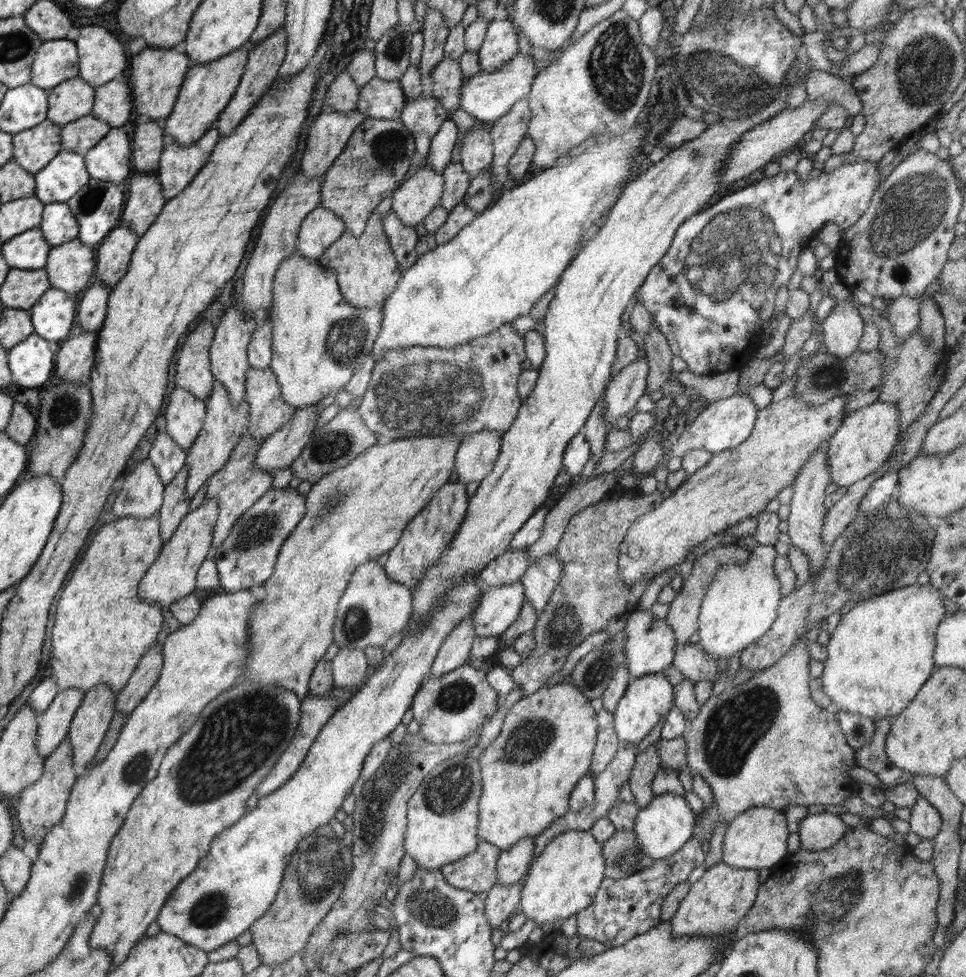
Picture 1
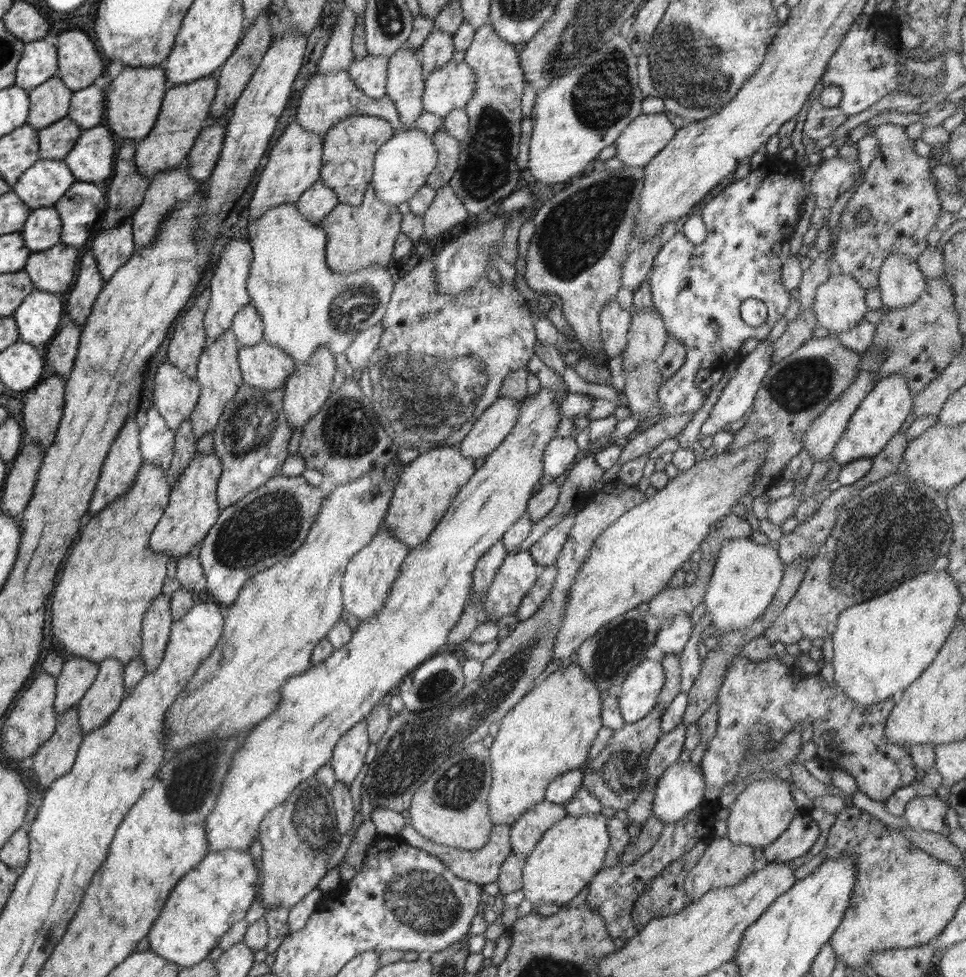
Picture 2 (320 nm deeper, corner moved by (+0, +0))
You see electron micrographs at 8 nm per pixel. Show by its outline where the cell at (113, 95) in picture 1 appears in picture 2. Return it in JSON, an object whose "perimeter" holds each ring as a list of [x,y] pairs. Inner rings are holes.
{"perimeter":[[[92,84],[73,91],[68,117],[82,131],[100,125],[105,110],[105,91]]]}

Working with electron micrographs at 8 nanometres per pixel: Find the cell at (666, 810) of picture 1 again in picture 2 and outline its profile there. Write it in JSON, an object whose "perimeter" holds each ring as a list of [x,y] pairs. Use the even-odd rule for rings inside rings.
{"perimeter":[[[680,760],[671,764],[658,779],[653,798],[653,816],[668,824],[696,810],[704,800],[705,780],[701,765]]]}

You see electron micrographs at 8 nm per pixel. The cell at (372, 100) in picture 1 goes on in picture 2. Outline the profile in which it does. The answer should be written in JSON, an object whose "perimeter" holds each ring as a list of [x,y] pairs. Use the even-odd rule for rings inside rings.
{"perimeter":[[[367,53],[361,59],[356,59],[347,68],[354,84],[365,94],[379,99],[387,95],[387,64],[386,57]]]}

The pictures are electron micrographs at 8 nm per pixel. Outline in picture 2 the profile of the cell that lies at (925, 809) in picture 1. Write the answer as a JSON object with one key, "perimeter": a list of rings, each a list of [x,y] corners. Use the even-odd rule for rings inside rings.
{"perimeter":[[[917,795],[906,805],[902,818],[912,828],[940,833],[947,837],[950,827],[944,819],[946,810],[946,803],[940,797]]]}

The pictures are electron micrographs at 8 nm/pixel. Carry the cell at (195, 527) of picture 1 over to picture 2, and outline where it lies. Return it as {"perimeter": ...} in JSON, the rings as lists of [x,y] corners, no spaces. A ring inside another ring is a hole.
{"perimeter":[[[215,453],[196,455],[182,471],[169,494],[169,506],[150,535],[150,548],[157,553],[179,558],[188,556],[193,546],[204,540],[217,522],[220,509],[217,503],[217,484],[222,472],[221,462]]]}

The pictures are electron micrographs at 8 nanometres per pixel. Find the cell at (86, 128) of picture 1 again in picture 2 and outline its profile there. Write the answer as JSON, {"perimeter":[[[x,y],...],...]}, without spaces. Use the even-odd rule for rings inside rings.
{"perimeter":[[[68,116],[37,131],[40,159],[63,159],[72,150],[81,128]]]}

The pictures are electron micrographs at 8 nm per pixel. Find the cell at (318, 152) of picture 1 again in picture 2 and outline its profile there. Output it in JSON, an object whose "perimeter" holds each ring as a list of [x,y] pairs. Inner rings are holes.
{"perimeter":[[[340,69],[333,73],[316,73],[301,92],[297,120],[305,129],[322,138],[329,128],[352,115],[377,116],[387,120],[395,130],[404,128],[400,115],[390,97],[386,95],[375,99],[365,95],[354,84],[346,69]]]}

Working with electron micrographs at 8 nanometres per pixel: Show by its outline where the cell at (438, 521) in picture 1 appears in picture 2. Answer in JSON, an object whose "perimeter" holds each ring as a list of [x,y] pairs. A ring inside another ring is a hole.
{"perimeter":[[[444,446],[421,453],[400,472],[389,500],[390,508],[384,525],[398,540],[407,544],[409,550],[423,543],[451,507],[452,499],[475,473],[474,462],[472,458],[464,458],[456,446]]]}

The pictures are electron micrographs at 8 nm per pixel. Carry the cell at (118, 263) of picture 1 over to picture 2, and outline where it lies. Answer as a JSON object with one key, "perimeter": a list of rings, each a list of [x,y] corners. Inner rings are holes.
{"perimeter":[[[91,250],[83,256],[80,262],[80,270],[75,274],[76,284],[70,292],[69,302],[64,307],[66,320],[75,322],[77,326],[83,326],[92,310],[98,293],[104,286],[103,278],[97,267]]]}

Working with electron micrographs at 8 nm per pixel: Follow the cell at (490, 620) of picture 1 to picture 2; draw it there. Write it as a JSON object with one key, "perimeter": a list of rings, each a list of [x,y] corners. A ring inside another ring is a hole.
{"perimeter":[[[518,550],[505,556],[485,596],[488,621],[497,623],[503,616],[517,614],[522,599],[536,582],[539,569],[529,551]]]}

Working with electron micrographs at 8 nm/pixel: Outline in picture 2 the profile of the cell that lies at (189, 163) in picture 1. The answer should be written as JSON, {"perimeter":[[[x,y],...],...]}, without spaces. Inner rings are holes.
{"perimeter":[[[183,165],[178,169],[171,170],[166,174],[157,174],[151,181],[150,186],[148,186],[145,192],[142,204],[137,208],[137,210],[131,216],[132,221],[132,232],[134,244],[136,245],[135,250],[141,250],[150,246],[157,237],[159,233],[159,228],[161,222],[165,219],[165,216],[175,210],[179,204],[184,204],[187,200],[199,190],[201,182],[192,179],[189,174],[188,165]]]}

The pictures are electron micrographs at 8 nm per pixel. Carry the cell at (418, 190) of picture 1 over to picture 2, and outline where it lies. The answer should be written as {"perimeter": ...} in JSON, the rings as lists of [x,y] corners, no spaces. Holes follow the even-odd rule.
{"perimeter":[[[414,127],[396,130],[392,138],[375,154],[371,181],[375,195],[384,204],[398,206],[401,202],[408,202],[421,186],[426,185],[428,176],[434,172],[434,167],[438,164],[437,156],[438,151],[433,139],[425,132]]]}

